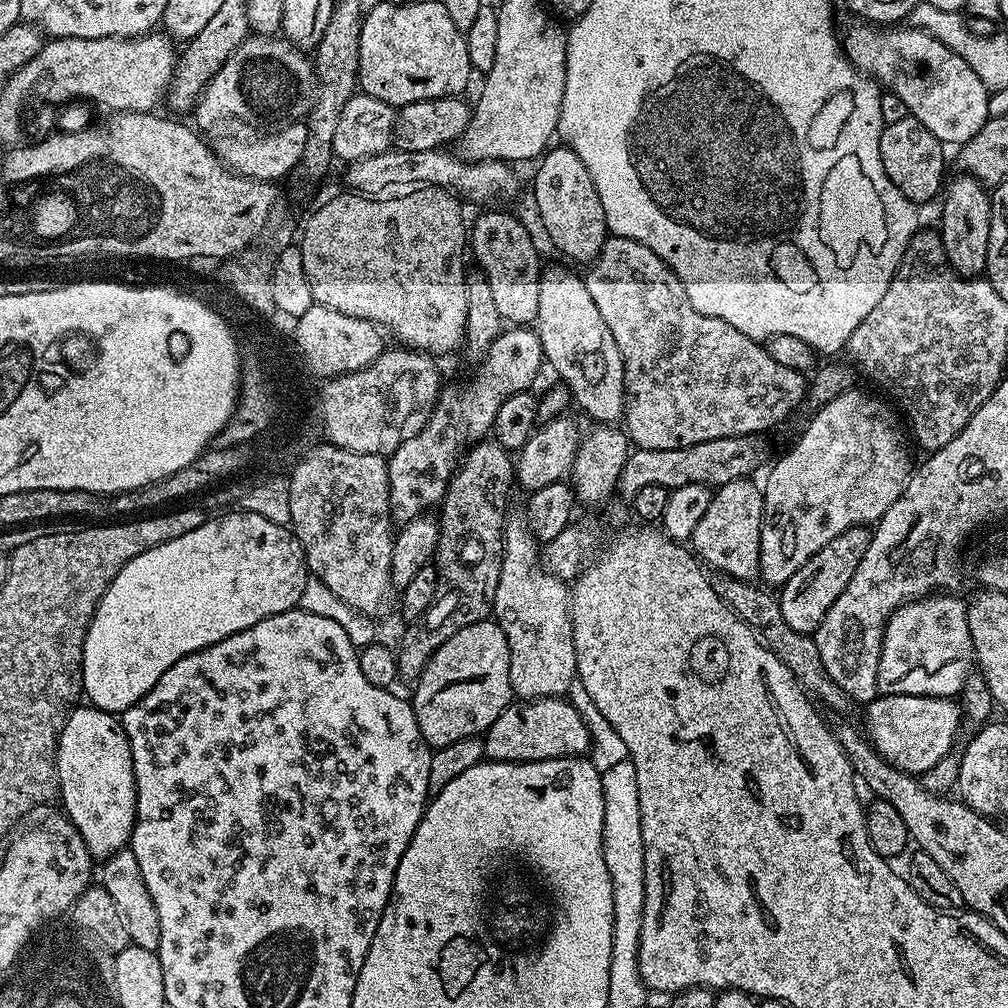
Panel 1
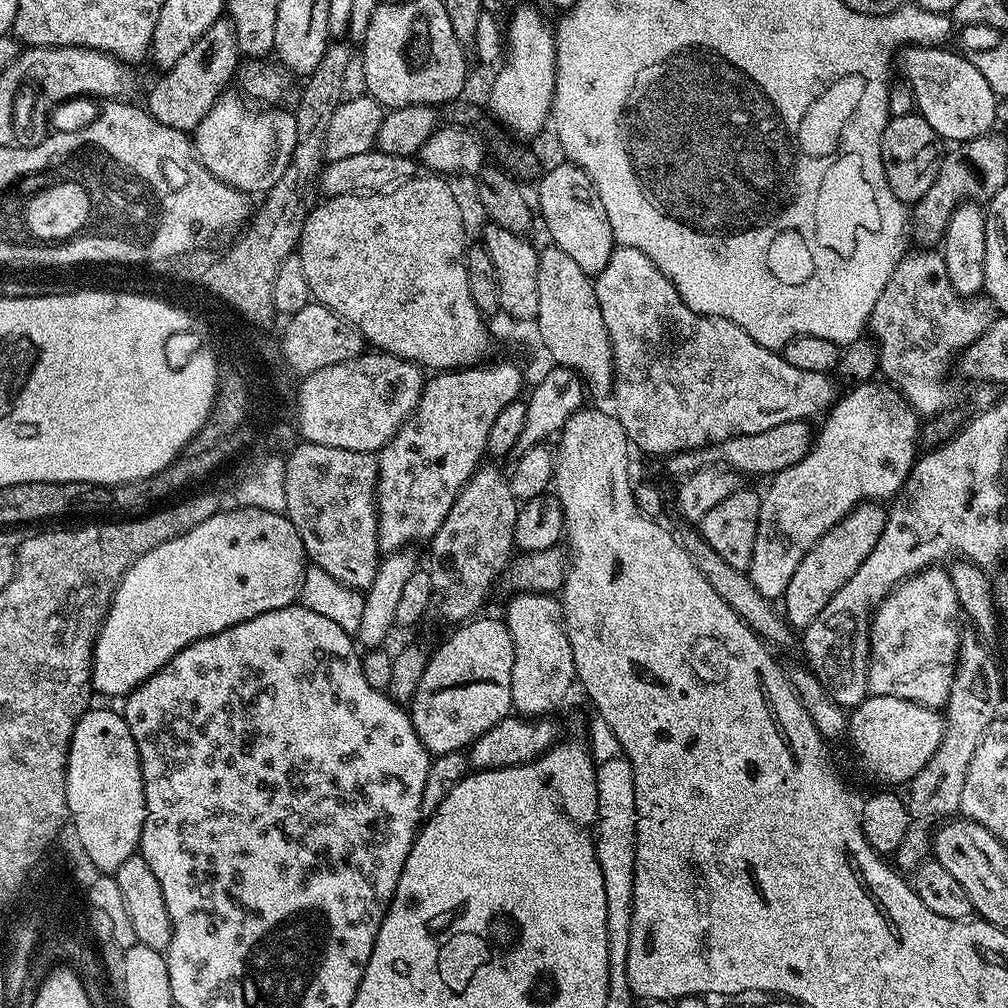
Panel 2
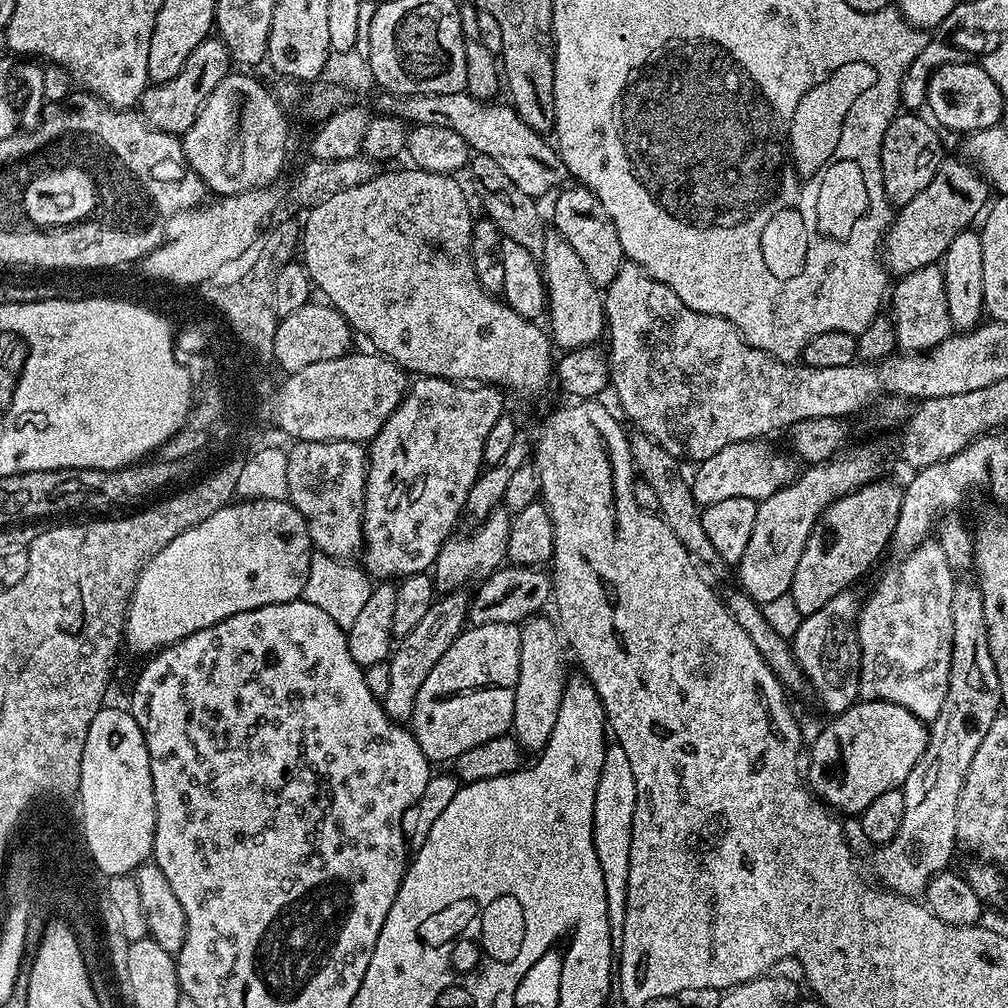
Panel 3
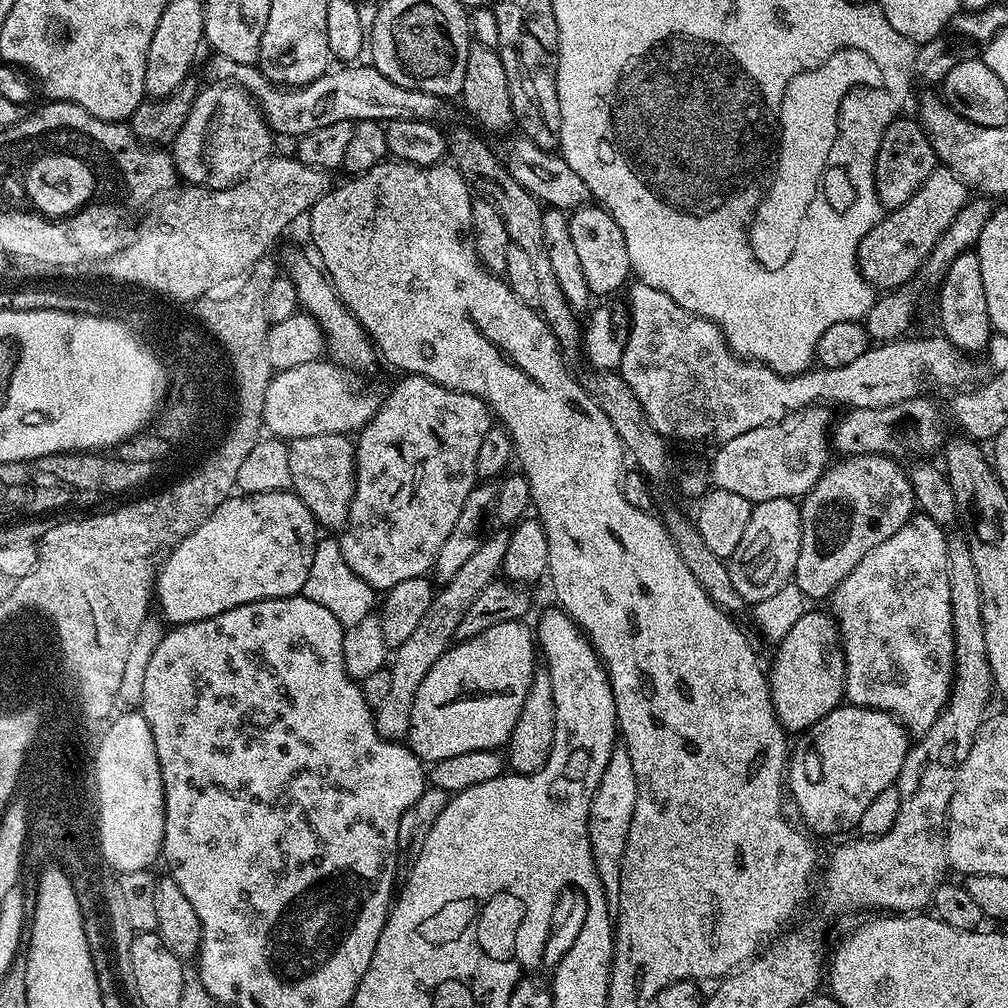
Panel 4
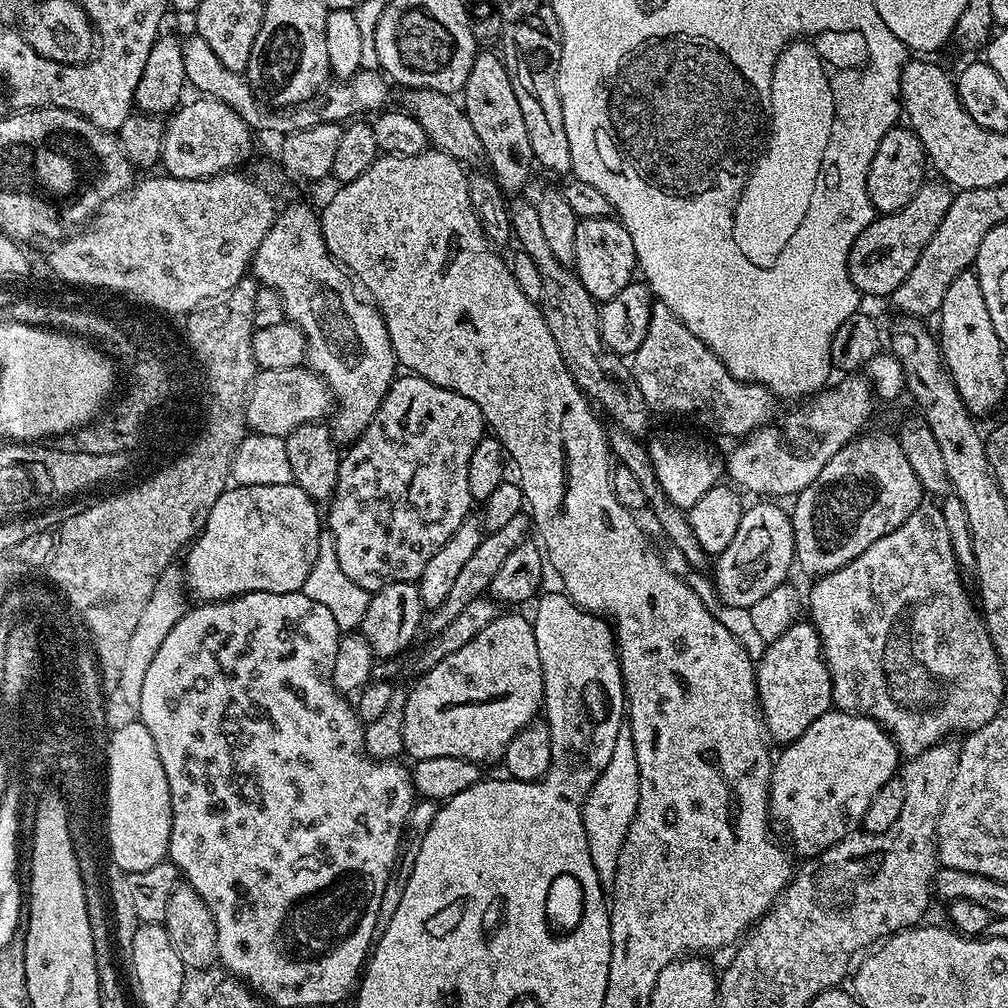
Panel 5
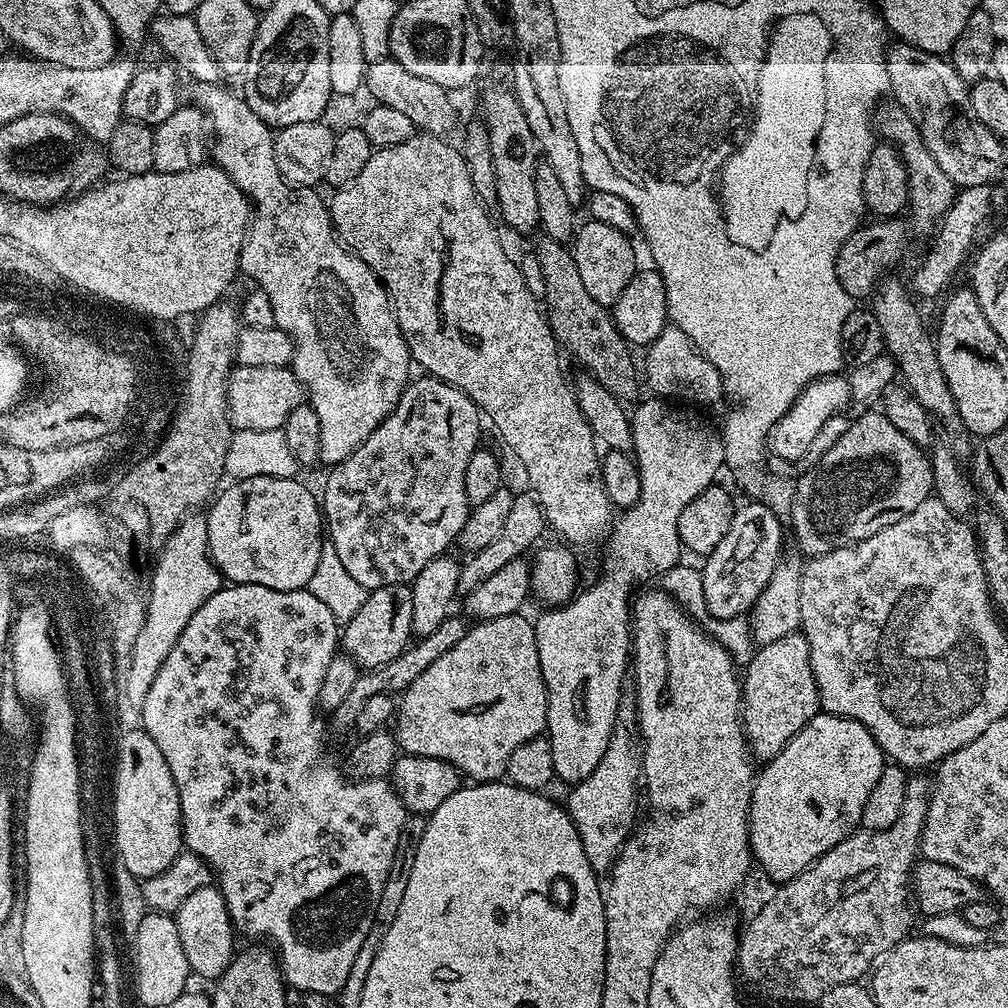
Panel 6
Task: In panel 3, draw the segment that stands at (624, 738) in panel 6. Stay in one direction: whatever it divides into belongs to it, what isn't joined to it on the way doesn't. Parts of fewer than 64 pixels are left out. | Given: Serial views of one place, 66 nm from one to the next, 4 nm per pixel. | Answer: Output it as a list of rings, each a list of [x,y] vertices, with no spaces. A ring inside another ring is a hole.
[[[609,743],[604,749],[602,774],[598,778],[592,841],[594,850],[598,854],[598,866],[602,866],[602,882],[606,882],[608,924],[612,927],[612,938],[616,942],[622,938],[622,926],[626,914],[626,882],[630,874],[630,842],[637,798],[634,770],[630,770],[630,758],[626,758],[626,750],[622,750],[622,746],[618,743]]]

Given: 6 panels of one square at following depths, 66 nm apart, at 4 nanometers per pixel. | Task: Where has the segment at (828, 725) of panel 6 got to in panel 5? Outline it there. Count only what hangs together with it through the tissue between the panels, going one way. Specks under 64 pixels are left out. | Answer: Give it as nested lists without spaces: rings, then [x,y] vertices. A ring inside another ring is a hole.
[[[830,710],[826,714],[822,714],[822,718],[818,718],[818,722],[810,722],[810,726],[806,726],[803,734],[790,745],[783,749],[781,756],[775,757],[772,766],[772,782],[768,786],[768,811],[771,819],[776,820],[782,827],[788,831],[788,836],[792,839],[792,844],[801,852],[801,857],[811,858],[818,852],[824,852],[830,846],[834,846],[842,838],[853,835],[863,825],[866,809],[870,807],[870,801],[874,798],[874,794],[878,794],[878,790],[882,786],[886,786],[886,782],[890,782],[898,772],[898,765],[901,763],[902,757],[896,750],[896,744],[888,735],[888,731],[878,722],[874,722],[868,716],[858,716],[854,712],[842,712],[839,710]]]

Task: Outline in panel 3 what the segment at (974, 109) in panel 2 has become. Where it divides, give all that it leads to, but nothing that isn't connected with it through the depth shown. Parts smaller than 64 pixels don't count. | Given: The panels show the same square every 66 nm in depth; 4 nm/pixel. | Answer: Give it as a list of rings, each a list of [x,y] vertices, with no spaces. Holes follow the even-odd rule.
[[[969,62],[947,64],[933,74],[928,83],[926,108],[927,111],[932,111],[931,119],[941,129],[949,128],[952,132],[967,134],[997,127],[1003,121],[1000,119],[1004,116],[1006,102],[1002,94],[998,94],[998,86],[994,86],[994,78],[986,74],[984,67],[979,63]]]

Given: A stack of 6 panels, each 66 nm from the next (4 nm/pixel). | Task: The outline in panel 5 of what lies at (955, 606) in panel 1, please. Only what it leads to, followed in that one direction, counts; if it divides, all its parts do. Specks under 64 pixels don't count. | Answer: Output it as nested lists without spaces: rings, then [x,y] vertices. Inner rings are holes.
[[[921,503],[920,507],[914,510],[914,514],[910,514],[910,518],[906,518],[906,522],[902,522],[902,526],[898,526],[898,530],[890,530],[890,534],[878,538],[878,542],[874,542],[874,546],[866,546],[866,550],[862,550],[862,554],[858,554],[858,558],[846,562],[846,566],[842,566],[838,570],[827,572],[826,575],[819,577],[813,583],[816,585],[809,590],[808,596],[806,592],[806,612],[812,615],[809,616],[810,623],[816,627],[820,635],[824,660],[828,663],[828,673],[832,679],[833,705],[839,711],[868,716],[874,722],[881,724],[895,742],[897,752],[904,758],[922,754],[930,746],[951,737],[948,736],[951,732],[961,732],[961,734],[975,732],[977,728],[986,726],[991,720],[997,719],[1001,715],[1000,703],[1004,700],[1004,680],[1006,680],[1006,673],[1000,669],[998,654],[990,642],[987,630],[984,629],[984,622],[979,611],[935,612],[931,608],[932,599],[936,596],[936,584],[944,596],[959,594],[962,572],[956,563],[954,550],[948,541],[943,511],[937,505],[935,508],[934,505],[928,503]]]

